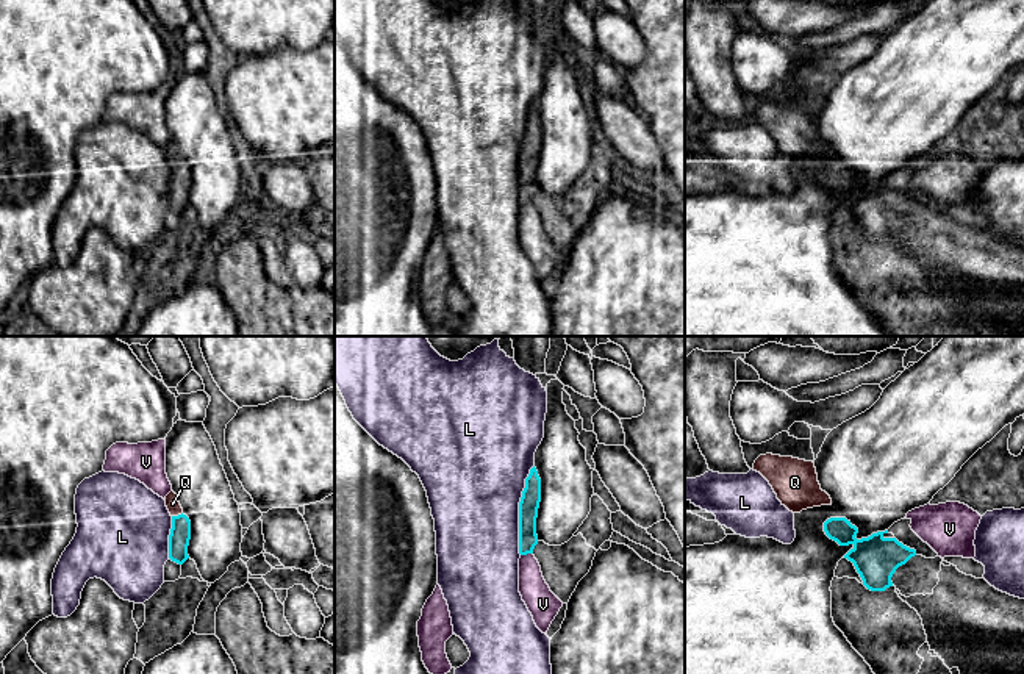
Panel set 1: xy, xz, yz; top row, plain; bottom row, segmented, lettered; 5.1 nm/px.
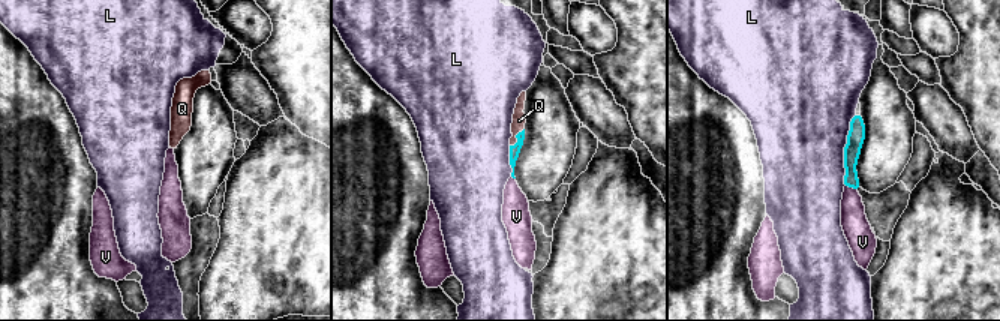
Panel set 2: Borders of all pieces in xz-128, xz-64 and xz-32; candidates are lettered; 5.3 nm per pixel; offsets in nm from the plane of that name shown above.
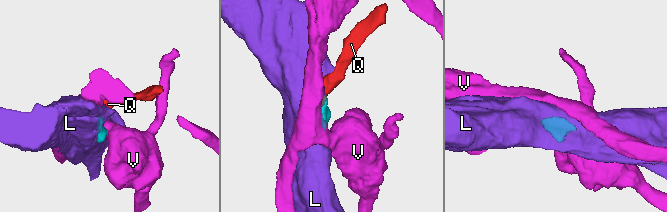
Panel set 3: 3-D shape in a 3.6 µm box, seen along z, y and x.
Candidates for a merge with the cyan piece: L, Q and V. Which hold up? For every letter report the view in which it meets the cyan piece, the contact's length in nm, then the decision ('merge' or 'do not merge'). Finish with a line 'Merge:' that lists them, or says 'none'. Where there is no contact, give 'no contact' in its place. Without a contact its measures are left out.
L: xz | 460 nm | do not merge
Q: xy | 60 nm | merge
V: xz | 70 nm | do not merge
Merge: Q

